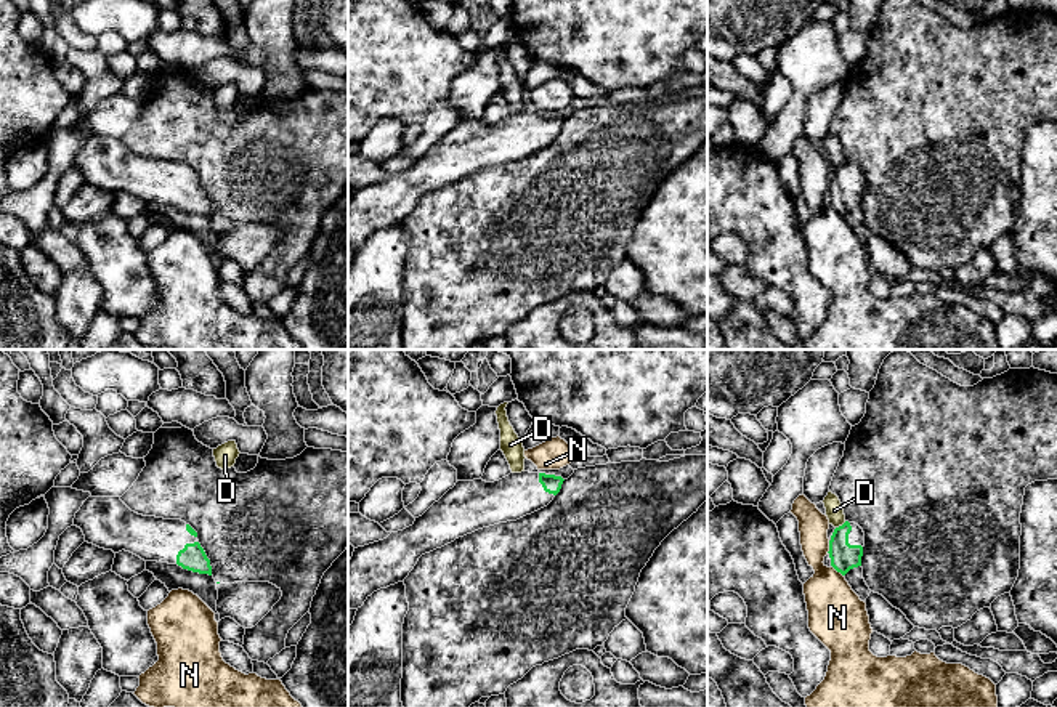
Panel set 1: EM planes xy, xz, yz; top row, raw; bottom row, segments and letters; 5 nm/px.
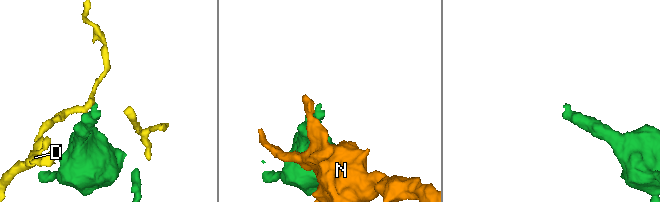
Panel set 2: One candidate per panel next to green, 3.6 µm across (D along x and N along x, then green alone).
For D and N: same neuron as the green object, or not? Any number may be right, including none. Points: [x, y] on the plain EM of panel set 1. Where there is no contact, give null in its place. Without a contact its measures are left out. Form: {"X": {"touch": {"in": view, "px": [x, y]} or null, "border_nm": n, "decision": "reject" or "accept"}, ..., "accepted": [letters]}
{"D": {"touch": {"in": "yz", "px": [842, 165]}, "border_nm": 70, "decision": "reject"}, "N": {"touch": {"in": "yz", "px": [830, 188]}, "border_nm": 70, "decision": "reject"}, "accepted": []}

